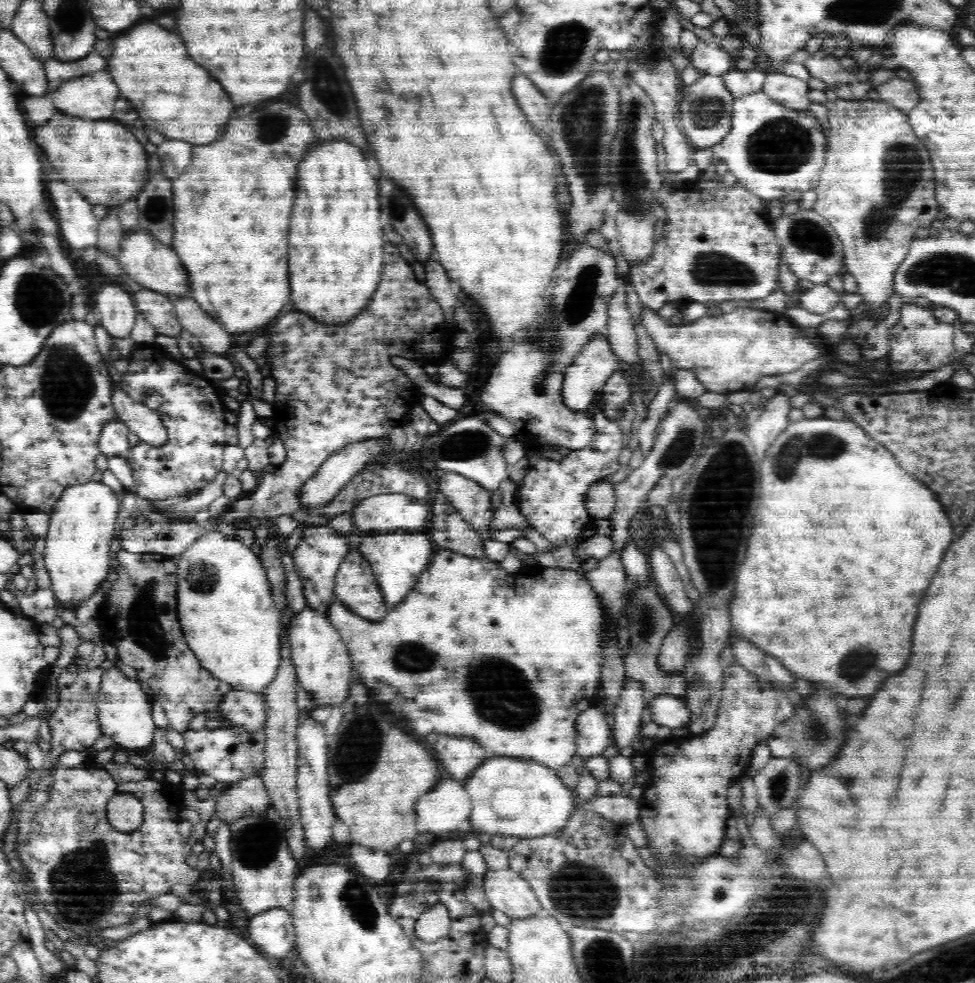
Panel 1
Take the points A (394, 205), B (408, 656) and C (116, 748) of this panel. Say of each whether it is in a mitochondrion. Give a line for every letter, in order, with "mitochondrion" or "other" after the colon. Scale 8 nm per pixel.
A: mitochondrion
B: mitochondrion
C: other

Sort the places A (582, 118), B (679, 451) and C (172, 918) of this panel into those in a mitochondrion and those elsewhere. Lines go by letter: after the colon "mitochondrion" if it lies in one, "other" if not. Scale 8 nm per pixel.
A: mitochondrion
B: mitochondrion
C: other

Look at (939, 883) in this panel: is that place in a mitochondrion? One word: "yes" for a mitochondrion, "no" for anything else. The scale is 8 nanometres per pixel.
no

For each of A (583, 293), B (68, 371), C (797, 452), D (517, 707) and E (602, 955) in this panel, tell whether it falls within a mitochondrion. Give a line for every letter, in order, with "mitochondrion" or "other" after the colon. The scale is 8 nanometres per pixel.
A: mitochondrion
B: mitochondrion
C: mitochondrion
D: mitochondrion
E: mitochondrion

